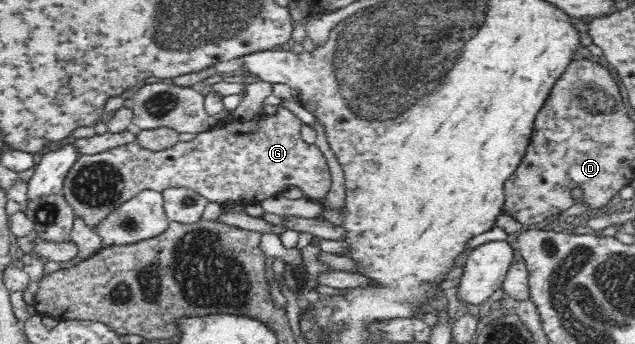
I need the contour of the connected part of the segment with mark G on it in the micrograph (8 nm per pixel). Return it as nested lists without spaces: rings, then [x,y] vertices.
[[[278,105],[278,112],[276,115],[260,115],[251,121],[242,122],[234,120],[232,122],[219,123],[218,126],[206,131],[204,133],[199,133],[196,139],[188,142],[178,142],[175,143],[172,147],[164,150],[146,150],[142,146],[138,145],[135,141],[126,145],[120,145],[114,147],[115,149],[110,149],[109,151],[104,151],[103,153],[98,153],[95,155],[82,155],[78,157],[76,164],[70,169],[70,172],[66,176],[66,179],[63,183],[62,194],[65,197],[65,200],[68,202],[68,205],[71,205],[74,210],[75,217],[81,217],[82,221],[88,226],[91,230],[94,231],[95,228],[99,227],[99,224],[102,224],[102,219],[106,215],[110,215],[114,209],[118,209],[122,203],[130,201],[132,197],[136,197],[138,193],[145,189],[158,190],[160,193],[163,189],[169,187],[186,187],[192,188],[198,192],[198,194],[206,197],[209,201],[216,201],[221,205],[224,204],[237,204],[237,203],[259,203],[263,199],[274,198],[275,196],[280,195],[283,191],[286,191],[288,187],[298,187],[302,191],[302,195],[308,200],[313,201],[322,201],[322,198],[328,193],[330,189],[330,172],[327,165],[327,161],[324,158],[324,155],[320,152],[320,149],[312,143],[306,143],[302,140],[301,137],[301,128],[303,127],[302,121],[290,112],[286,107],[281,107]]]

